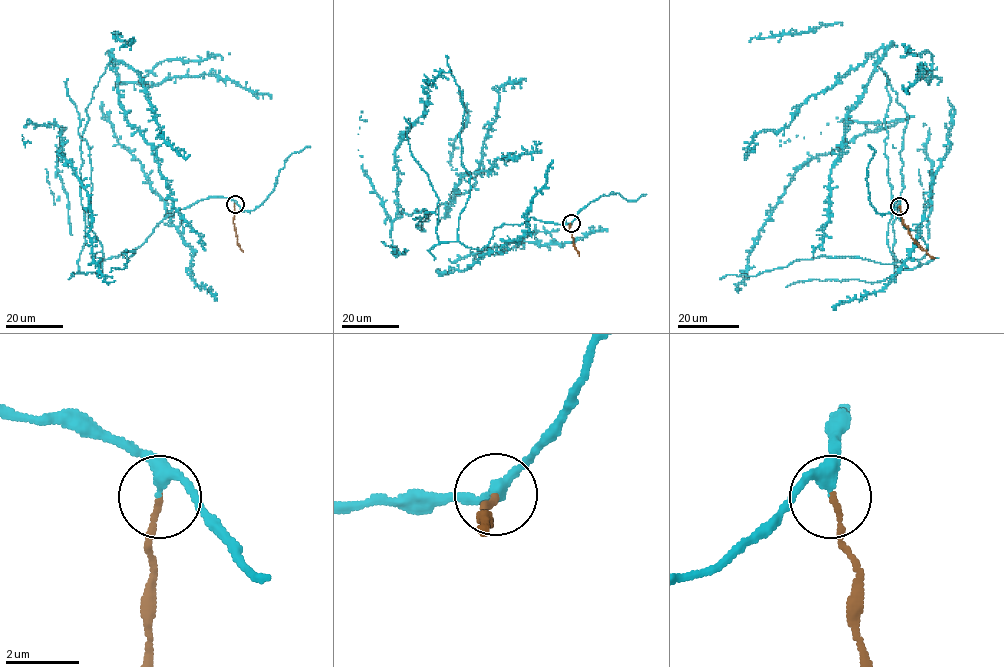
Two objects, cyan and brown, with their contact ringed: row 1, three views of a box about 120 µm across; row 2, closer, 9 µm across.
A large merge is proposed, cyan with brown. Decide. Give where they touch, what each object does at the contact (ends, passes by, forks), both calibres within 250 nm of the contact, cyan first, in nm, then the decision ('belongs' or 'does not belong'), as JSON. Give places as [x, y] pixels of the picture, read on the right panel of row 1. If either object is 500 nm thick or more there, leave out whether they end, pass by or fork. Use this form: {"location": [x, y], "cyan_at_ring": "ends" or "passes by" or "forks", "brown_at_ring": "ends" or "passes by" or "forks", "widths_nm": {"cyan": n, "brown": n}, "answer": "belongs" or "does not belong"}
{"location": [899, 206], "cyan_at_ring": "passes by", "brown_at_ring": "ends", "widths_nm": {"cyan": 300, "brown": 140}, "answer": "belongs"}

